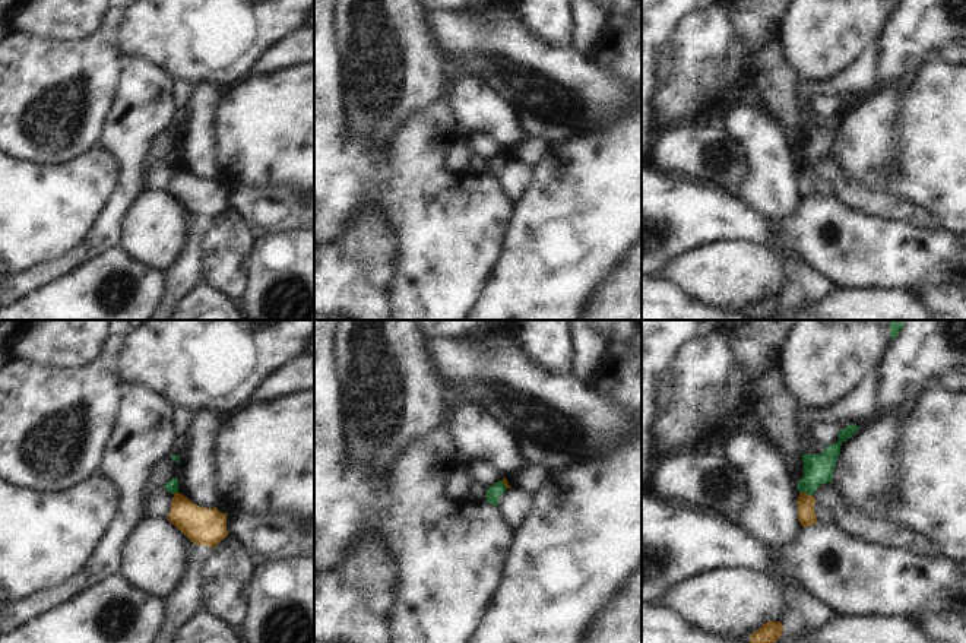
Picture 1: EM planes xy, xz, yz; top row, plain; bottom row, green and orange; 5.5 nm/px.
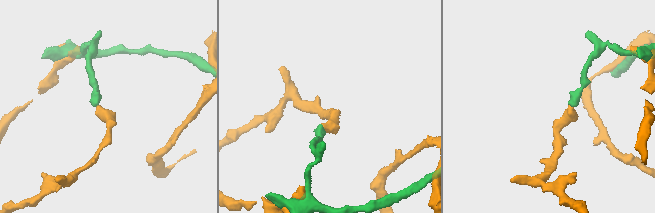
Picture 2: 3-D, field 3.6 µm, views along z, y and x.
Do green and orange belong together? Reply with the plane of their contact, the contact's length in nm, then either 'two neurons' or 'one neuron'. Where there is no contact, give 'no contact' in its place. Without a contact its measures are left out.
contact in yz; length 80 nm; two neurons

